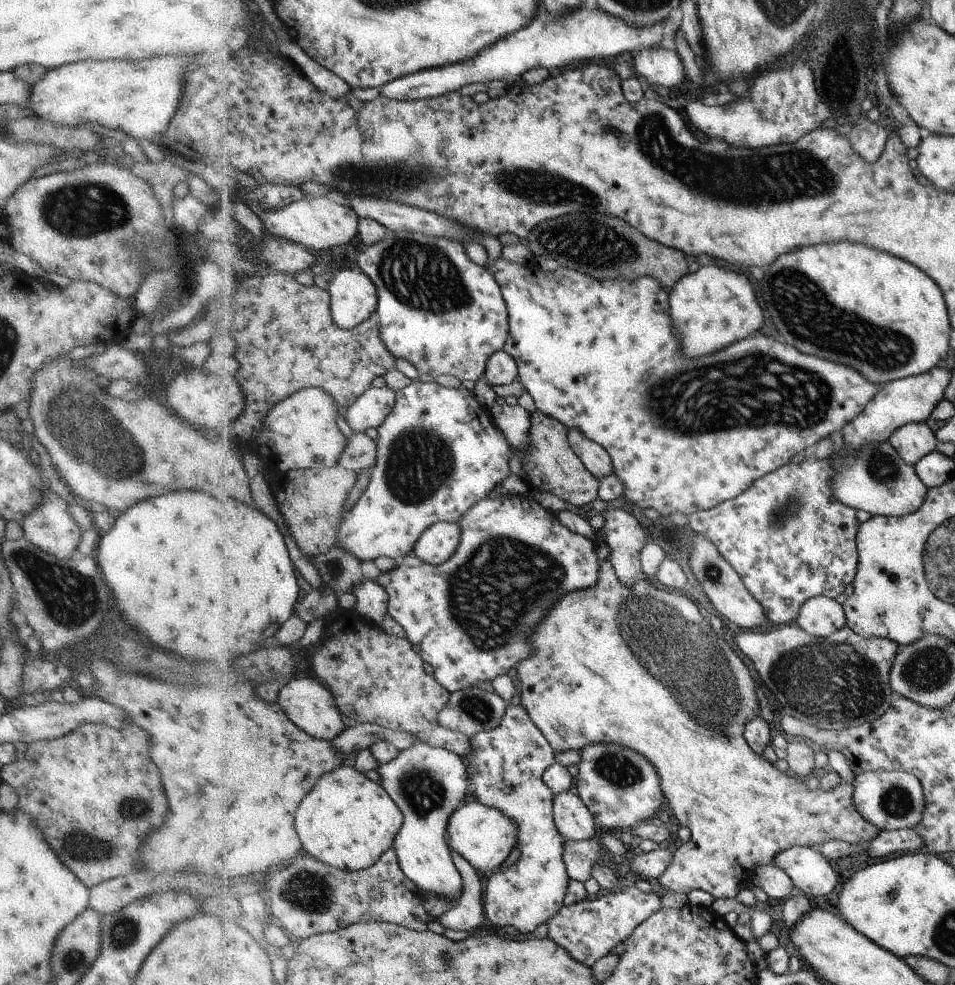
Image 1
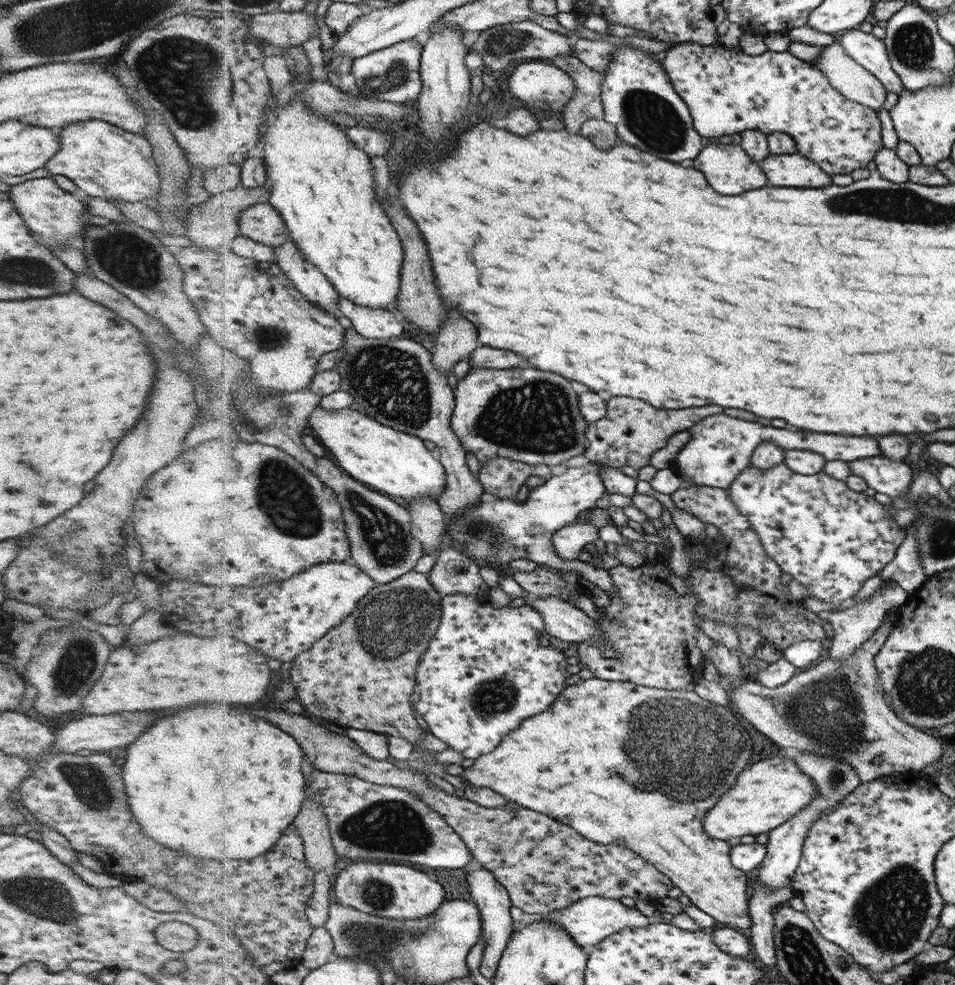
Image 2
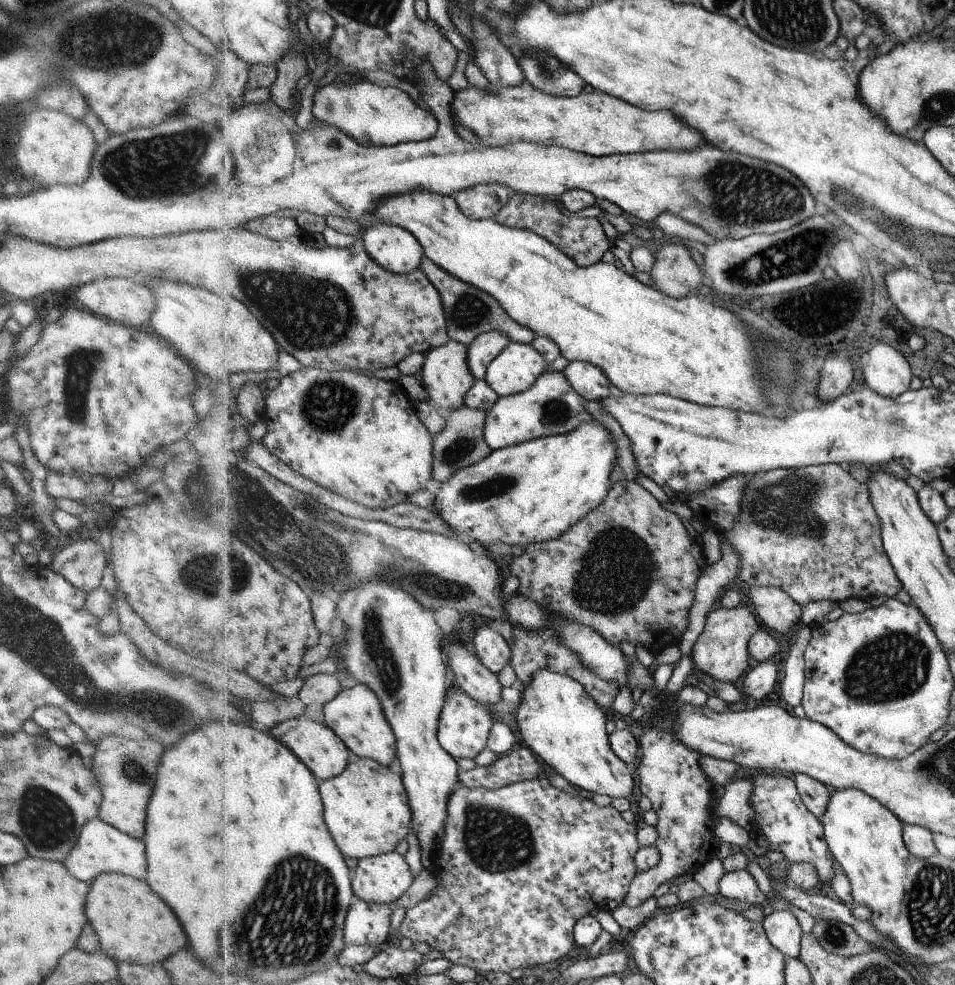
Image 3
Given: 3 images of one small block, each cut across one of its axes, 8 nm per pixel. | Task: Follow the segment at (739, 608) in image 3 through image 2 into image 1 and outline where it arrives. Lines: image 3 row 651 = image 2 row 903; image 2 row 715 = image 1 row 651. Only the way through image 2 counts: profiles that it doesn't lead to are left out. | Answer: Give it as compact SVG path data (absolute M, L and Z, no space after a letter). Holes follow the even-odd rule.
M607 558L607 560L606 560L606 562L603 562L603 563L602 563L602 568L601 568L601 570L600 570L600 581L599 581L599 582L598 582L598 583L597 583L597 586L596 586L596 587L593 587L593 588L590 588L590 589L587 589L587 590L584 590L584 591L575 591L575 592L572 592L572 593L571 593L571 594L570 594L570 595L568 595L568 596L566 596L566 597L563 597L563 598L564 598L564 602L559 602L559 604L560 604L560 608L556 608L556 612L552 612L552 620L548 620L548 624L546 624L546 626L544 626L544 628L540 628L540 636L536 636L536 644L540 644L540 652L536 652L536 656L534 656L534 658L532 658L532 660L524 660L524 664L520 664L520 663L519 663L519 664L518 664L518 665L517 665L517 666L516 666L516 670L517 670L517 672L518 672L518 676L519 676L519 677L520 677L520 680L519 680L519 683L518 683L518 685L517 685L517 688L518 688L518 693L519 693L519 695L520 695L520 698L521 698L521 699L522 699L522 702L521 702L521 704L522 704L522 706L523 706L523 707L524 707L524 708L525 708L525 709L526 709L526 710L527 710L527 712L528 712L528 714L529 714L529 715L530 715L530 716L531 716L531 720L532 720L532 721L534 721L534 722L535 722L535 725L536 725L536 726L538 726L538 728L539 728L539 730L540 730L540 732L542 732L542 733L543 733L543 736L544 736L544 737L546 737L546 738L547 738L547 740L548 740L548 742L550 742L550 745L551 745L551 746L552 746L552 749L553 749L553 750L554 750L554 751L555 751L555 752L561 752L561 751L563 751L563 750L568 750L568 749L574 749L574 750L576 750L576 751L578 751L578 750L581 750L581 749L582 749L582 748L583 748L583 747L584 747L584 746L587 746L587 745L588 745L588 744L591 744L591 743L598 743L598 742L600 742L600 741L605 741L605 742L606 742L606 743L615 743L615 744L620 744L620 745L622 745L622 744L624 744L624 746L628 746L628 748L636 748L636 750L638 750L638 752L644 752L644 756L648 756L648 760L652 760L652 764L656 764L656 772L658 772L658 774L659 774L659 776L660 776L660 780L661 780L661 784L662 784L662 790L663 790L663 792L664 792L664 796L666 796L666 797L667 797L667 798L668 798L668 802L669 802L669 803L670 803L670 808L672 808L672 814L673 814L673 815L674 815L674 817L676 817L676 819L678 819L678 823L679 823L679 825L680 825L680 826L681 826L681 827L688 827L688 828L689 828L689 829L690 829L690 834L691 834L691 835L692 835L692 836L690 836L690 840L688 840L688 842L686 842L686 843L683 843L683 844L682 844L682 846L680 846L680 848L678 848L678 850L676 850L676 852L674 852L674 855L673 855L673 858L672 858L672 861L671 861L671 862L670 862L670 865L669 865L669 866L668 866L668 868L666 868L666 871L665 871L665 872L664 872L664 873L663 873L663 874L662 874L662 875L661 875L661 876L660 876L660 877L659 877L659 878L658 878L658 879L657 879L657 880L658 880L658 886L657 886L657 888L658 888L658 889L661 889L661 890L663 890L663 891L664 891L664 892L666 892L666 891L671 891L671 892L674 892L674 893L681 893L681 894L684 894L684 895L687 895L687 894L688 894L688 893L689 893L689 892L692 892L692 891L693 891L693 890L702 890L702 891L704 891L704 892L707 892L707 893L708 893L708 894L710 894L710 895L712 895L712 896L713 896L713 897L714 897L714 898L715 898L715 899L734 899L734 898L735 898L735 897L736 897L736 896L737 896L737 895L738 895L738 894L739 894L739 892L740 892L740 891L741 891L741 888L740 888L740 886L742 886L742 885L743 885L743 883L746 883L746 882L747 882L747 878L746 878L746 877L748 877L748 878L752 878L752 876L753 876L753 873L754 873L754 872L755 872L755 869L756 869L756 868L757 868L757 867L762 867L762 866L767 866L767 865L774 865L774 864L775 864L775 860L776 860L776 856L778 856L778 855L779 855L779 854L780 854L780 853L782 853L782 852L784 852L784 851L788 851L788 850L789 850L789 849L790 849L790 848L793 848L793 847L796 847L796 846L800 846L800 847L814 847L814 848L816 848L816 847L818 847L818 846L819 846L819 845L822 845L822 844L823 844L823 843L826 843L826 842L831 842L831 841L841 841L841 842L846 842L846 843L849 843L849 844L854 844L854 843L862 843L862 842L864 842L864 843L870 843L870 842L871 842L871 841L872 841L872 840L875 840L875 839L876 839L876 838L878 838L878 836L879 836L879 835L880 835L880 834L881 834L881 832L882 832L882 830L880 830L880 829L878 829L878 828L877 828L877 827L876 827L876 826L875 826L875 825L874 825L874 824L871 824L871 822L870 822L870 821L868 821L868 820L867 820L867 819L865 819L865 818L864 818L864 816L862 816L862 815L861 815L861 814L860 814L860 812L858 812L858 810L857 810L857 809L856 809L856 808L855 808L855 802L854 802L854 789L853 789L853 784L852 784L852 783L846 783L846 782L843 782L843 781L842 781L842 783L841 783L841 784L838 784L838 786L836 786L836 788L832 788L832 790L826 790L826 791L824 791L824 790L822 790L822 788L819 788L819 786L818 786L818 788L816 788L816 789L815 789L815 790L808 790L808 786L807 786L807 784L806 784L806 783L807 783L807 780L802 780L802 779L800 779L800 778L791 778L791 777L790 777L790 776L788 776L788 774L785 774L785 772L784 772L784 766L783 766L783 765L775 765L775 764L772 764L772 763L770 763L770 762L769 762L769 760L767 760L767 759L765 759L765 760L764 760L764 758L763 758L763 756L762 756L762 755L759 755L759 754L758 754L758 753L756 753L756 752L754 752L754 750L753 750L753 749L752 749L752 748L751 748L751 746L750 746L750 745L748 745L748 744L747 744L747 740L746 740L746 738L744 738L744 736L743 736L743 731L744 731L744 728L745 728L745 724L746 724L746 723L747 723L747 722L748 722L748 721L749 721L749 720L750 720L750 719L751 719L751 718L752 718L752 717L760 717L760 713L759 713L759 712L760 712L760 710L759 710L759 708L758 708L758 702L757 702L757 697L756 697L756 690L757 690L757 689L758 689L758 688L759 688L759 685L758 685L758 687L757 687L757 688L756 688L756 676L752 676L752 668L753 668L753 665L752 665L752 664L751 664L751 661L750 661L750 662L748 662L748 660L744 660L744 656L745 656L745 655L744 655L744 652L741 652L741 651L740 651L740 648L737 648L737 647L736 647L736 644L728 644L728 640L727 640L727 639L728 639L728 637L730 637L730 636L729 636L729 634L728 634L728 633L727 633L727 634L726 634L726 635L724 635L724 636L717 636L717 635L716 635L716 632L712 632L712 630L711 630L711 627L710 627L710 623L709 623L709 620L708 620L708 619L709 619L709 618L708 618L708 615L707 615L707 614L706 614L706 612L705 612L705 611L704 611L704 608L702 608L702 607L701 607L701 604L700 604L700 603L699 603L699 602L698 602L698 601L697 601L697 600L695 600L695 599L694 599L694 597L692 597L692 596L690 596L690 595L688 595L688 593L686 593L686 592L684 592L684 591L682 591L682 590L680 590L680 589L679 589L679 590L678 590L678 591L670 591L670 590L669 590L669 589L668 589L668 588L665 588L665 587L662 587L662 586L661 586L661 585L660 585L660 584L658 584L658 583L657 583L657 582L656 582L656 580L654 580L654 579L650 579L650 578L649 578L649 577L646 577L646 576L644 576L644 575L640 575L640 580L638 580L638 581L637 581L637 582L636 582L636 584L634 584L634 585L633 585L633 586L632 586L632 587L631 587L631 588L630 588L630 589L628 589L628 588L625 588L625 587L624 587L624 586L623 586L623 585L620 585L620 582L619 582L619 578L618 578L618 577L616 577L616 576L615 576L615 570L614 570L614 569L612 569L612 566L611 566L611 565L610 565L610 562L609 562L609 558Z

